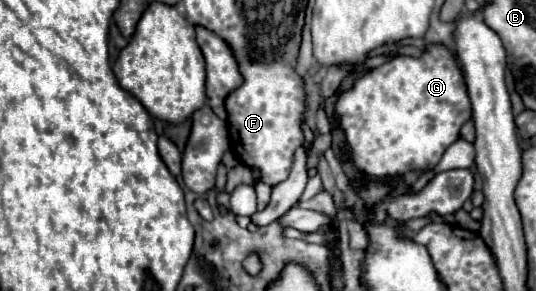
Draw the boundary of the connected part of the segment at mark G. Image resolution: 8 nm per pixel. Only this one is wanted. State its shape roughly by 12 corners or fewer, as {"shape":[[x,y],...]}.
{"shape":[[398,56],[340,94],[358,172],[432,170],[472,106],[454,56]]}

